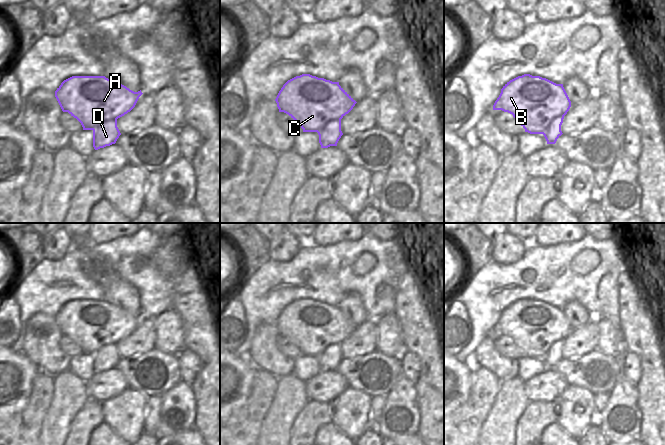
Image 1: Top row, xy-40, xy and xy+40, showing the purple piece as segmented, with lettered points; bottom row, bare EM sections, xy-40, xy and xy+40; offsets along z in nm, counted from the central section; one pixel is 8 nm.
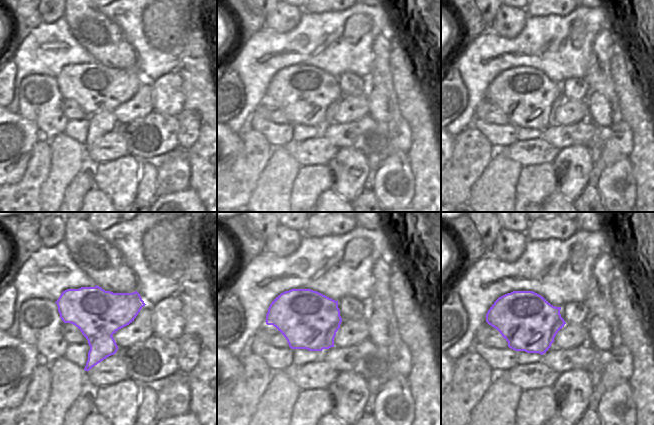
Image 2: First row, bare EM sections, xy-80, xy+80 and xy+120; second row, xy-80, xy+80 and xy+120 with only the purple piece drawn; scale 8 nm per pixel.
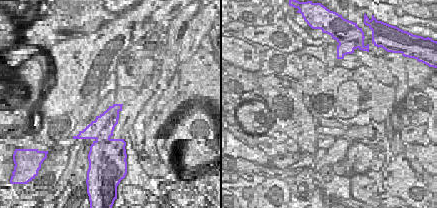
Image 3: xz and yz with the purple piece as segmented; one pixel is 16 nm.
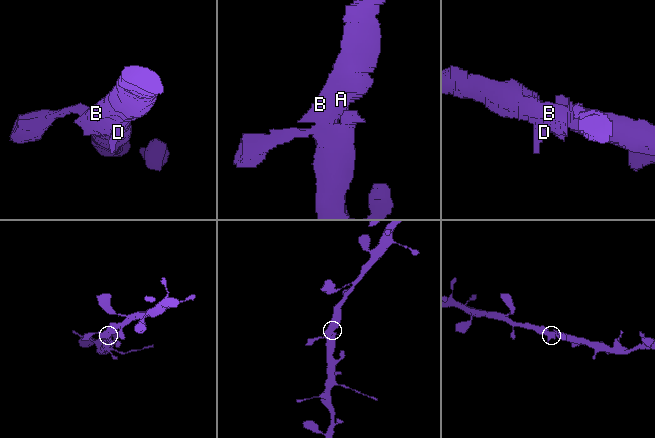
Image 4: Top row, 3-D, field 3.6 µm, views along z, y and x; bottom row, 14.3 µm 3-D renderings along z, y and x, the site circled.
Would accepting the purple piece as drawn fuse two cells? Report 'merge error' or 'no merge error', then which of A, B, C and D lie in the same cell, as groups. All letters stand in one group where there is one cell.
no merge error; A B C D

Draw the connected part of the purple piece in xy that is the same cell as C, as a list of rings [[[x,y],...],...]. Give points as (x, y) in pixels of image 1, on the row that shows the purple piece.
[[[302,74],[288,80],[276,99],[279,112],[288,114],[303,132],[317,132],[321,148],[337,146],[343,135],[341,119],[357,103],[340,85]]]

